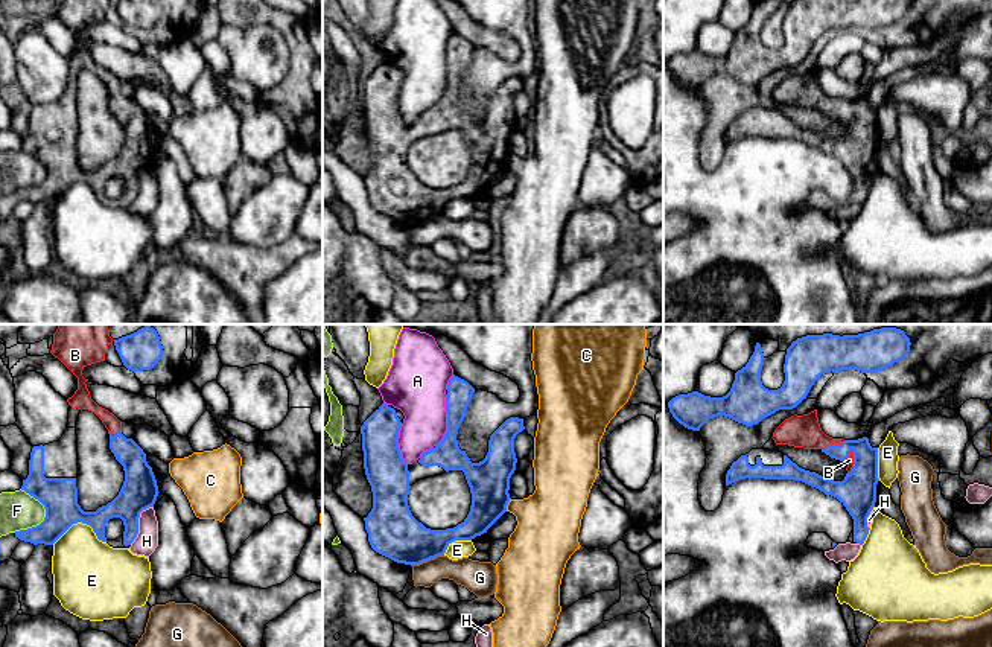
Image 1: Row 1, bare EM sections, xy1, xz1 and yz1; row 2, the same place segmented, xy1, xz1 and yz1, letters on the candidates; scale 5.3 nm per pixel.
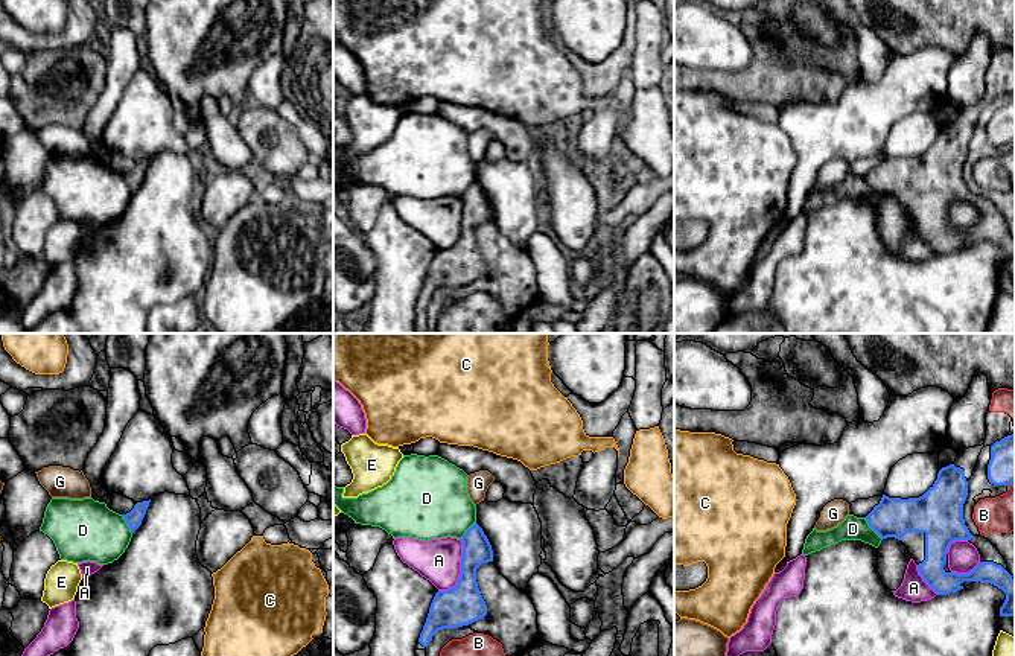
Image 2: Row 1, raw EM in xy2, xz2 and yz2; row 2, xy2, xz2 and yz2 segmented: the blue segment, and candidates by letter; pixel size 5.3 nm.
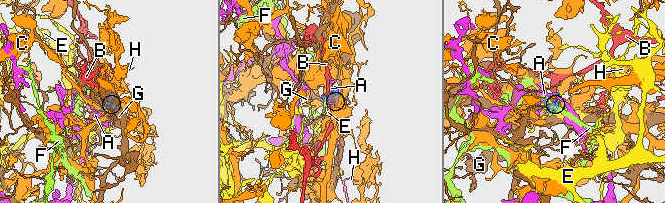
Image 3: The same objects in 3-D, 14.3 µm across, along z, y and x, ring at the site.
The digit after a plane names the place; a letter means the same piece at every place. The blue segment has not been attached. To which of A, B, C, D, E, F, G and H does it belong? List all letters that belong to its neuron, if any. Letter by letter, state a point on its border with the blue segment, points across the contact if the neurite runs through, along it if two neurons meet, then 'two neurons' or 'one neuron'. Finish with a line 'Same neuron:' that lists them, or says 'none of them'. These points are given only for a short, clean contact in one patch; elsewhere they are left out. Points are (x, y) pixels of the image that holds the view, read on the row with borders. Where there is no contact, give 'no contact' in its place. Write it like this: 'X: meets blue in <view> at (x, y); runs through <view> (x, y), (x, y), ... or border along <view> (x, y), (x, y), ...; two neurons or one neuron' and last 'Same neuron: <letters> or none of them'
A: meets blue in xz2 at (461, 570); two neurons
B: meets blue in yz1 at (833, 445); one neuron
C: meets blue in xz1 at (507, 504); two neurons
D: meets blue in yz2 at (871, 527); border along yz2 (865, 518), (868, 525), (881, 539); two neurons
E: meets blue in xy1 at (79, 521); two neurons
F: meets blue in xy1 at (46, 516); two neurons
G: meets blue in xz1 at (426, 560); border along xz1 (443, 554), (411, 565); two neurons
H: meets blue in xy1 at (137, 522); two neurons
Same neuron: B

